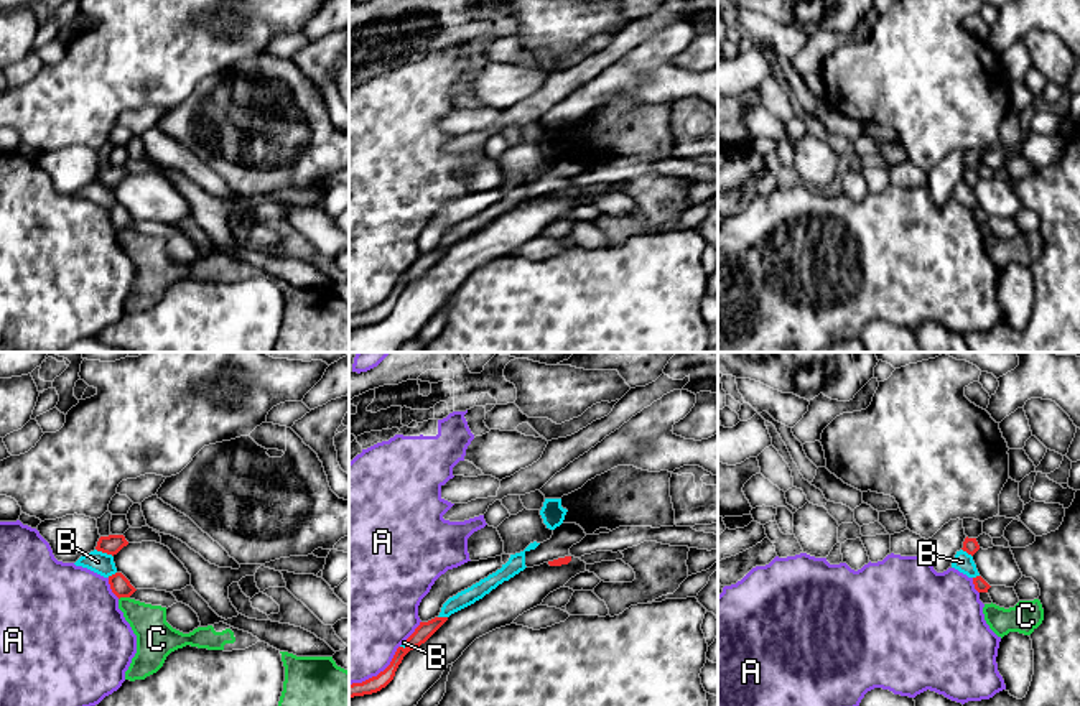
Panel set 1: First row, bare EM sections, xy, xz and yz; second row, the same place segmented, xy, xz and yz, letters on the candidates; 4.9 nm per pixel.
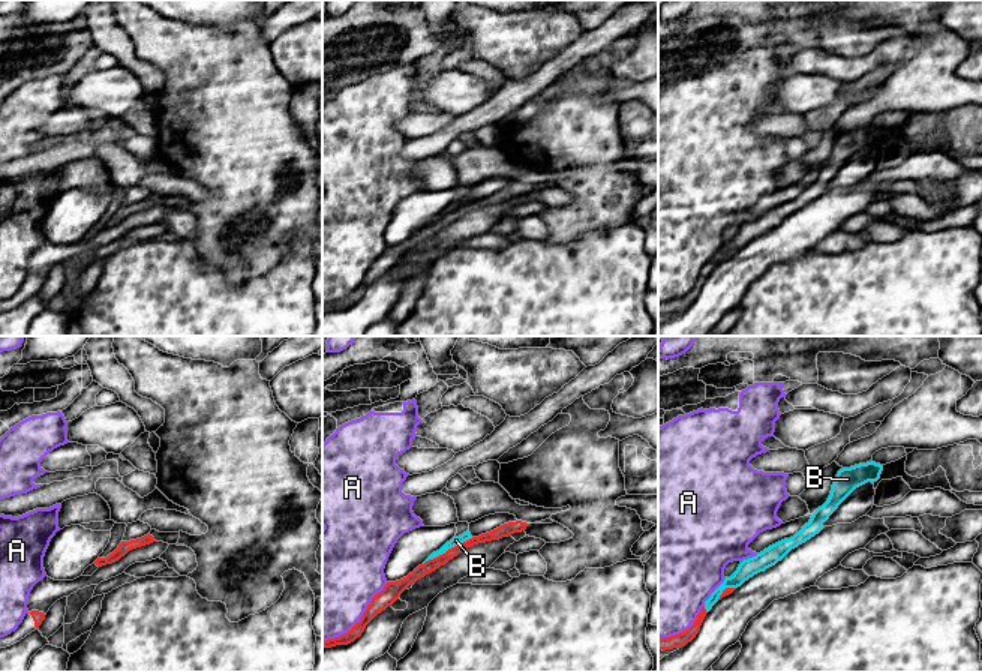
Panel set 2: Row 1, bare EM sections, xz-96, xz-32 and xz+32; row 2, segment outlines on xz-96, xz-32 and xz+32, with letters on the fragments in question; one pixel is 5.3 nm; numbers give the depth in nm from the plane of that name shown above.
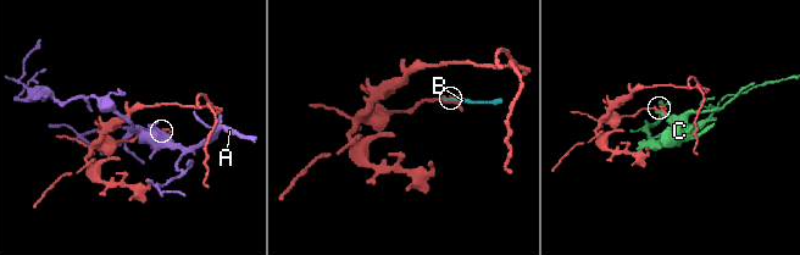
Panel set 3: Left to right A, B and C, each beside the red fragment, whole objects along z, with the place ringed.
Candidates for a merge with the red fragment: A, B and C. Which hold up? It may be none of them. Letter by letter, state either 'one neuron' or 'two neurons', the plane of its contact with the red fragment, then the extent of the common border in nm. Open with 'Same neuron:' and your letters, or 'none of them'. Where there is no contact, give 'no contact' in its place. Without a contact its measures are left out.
Same neuron: B
A: two neurons; meets red in xz; contact 320 nm long
B: one neuron; meets red in xy; contact 100 nm long
C: two neurons; meets red in xy; contact 60 nm long

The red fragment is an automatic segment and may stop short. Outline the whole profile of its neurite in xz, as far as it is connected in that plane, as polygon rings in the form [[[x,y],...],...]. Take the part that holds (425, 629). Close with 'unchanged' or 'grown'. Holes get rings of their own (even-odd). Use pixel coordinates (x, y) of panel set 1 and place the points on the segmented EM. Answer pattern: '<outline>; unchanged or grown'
[[[533,541],[524,551],[510,555],[509,561],[502,564],[500,569],[472,584],[471,588],[458,592],[456,596],[449,597],[443,604],[438,617],[428,622],[420,622],[415,632],[397,648],[390,665],[384,671],[362,683],[349,685],[349,698],[372,694],[385,688],[393,680],[398,665],[410,650],[425,643],[448,620],[451,614],[474,604],[476,601],[489,594],[492,589],[496,589],[499,584],[509,581],[510,578],[524,571],[527,568],[525,553],[535,550],[538,545],[540,543]]]; grown

